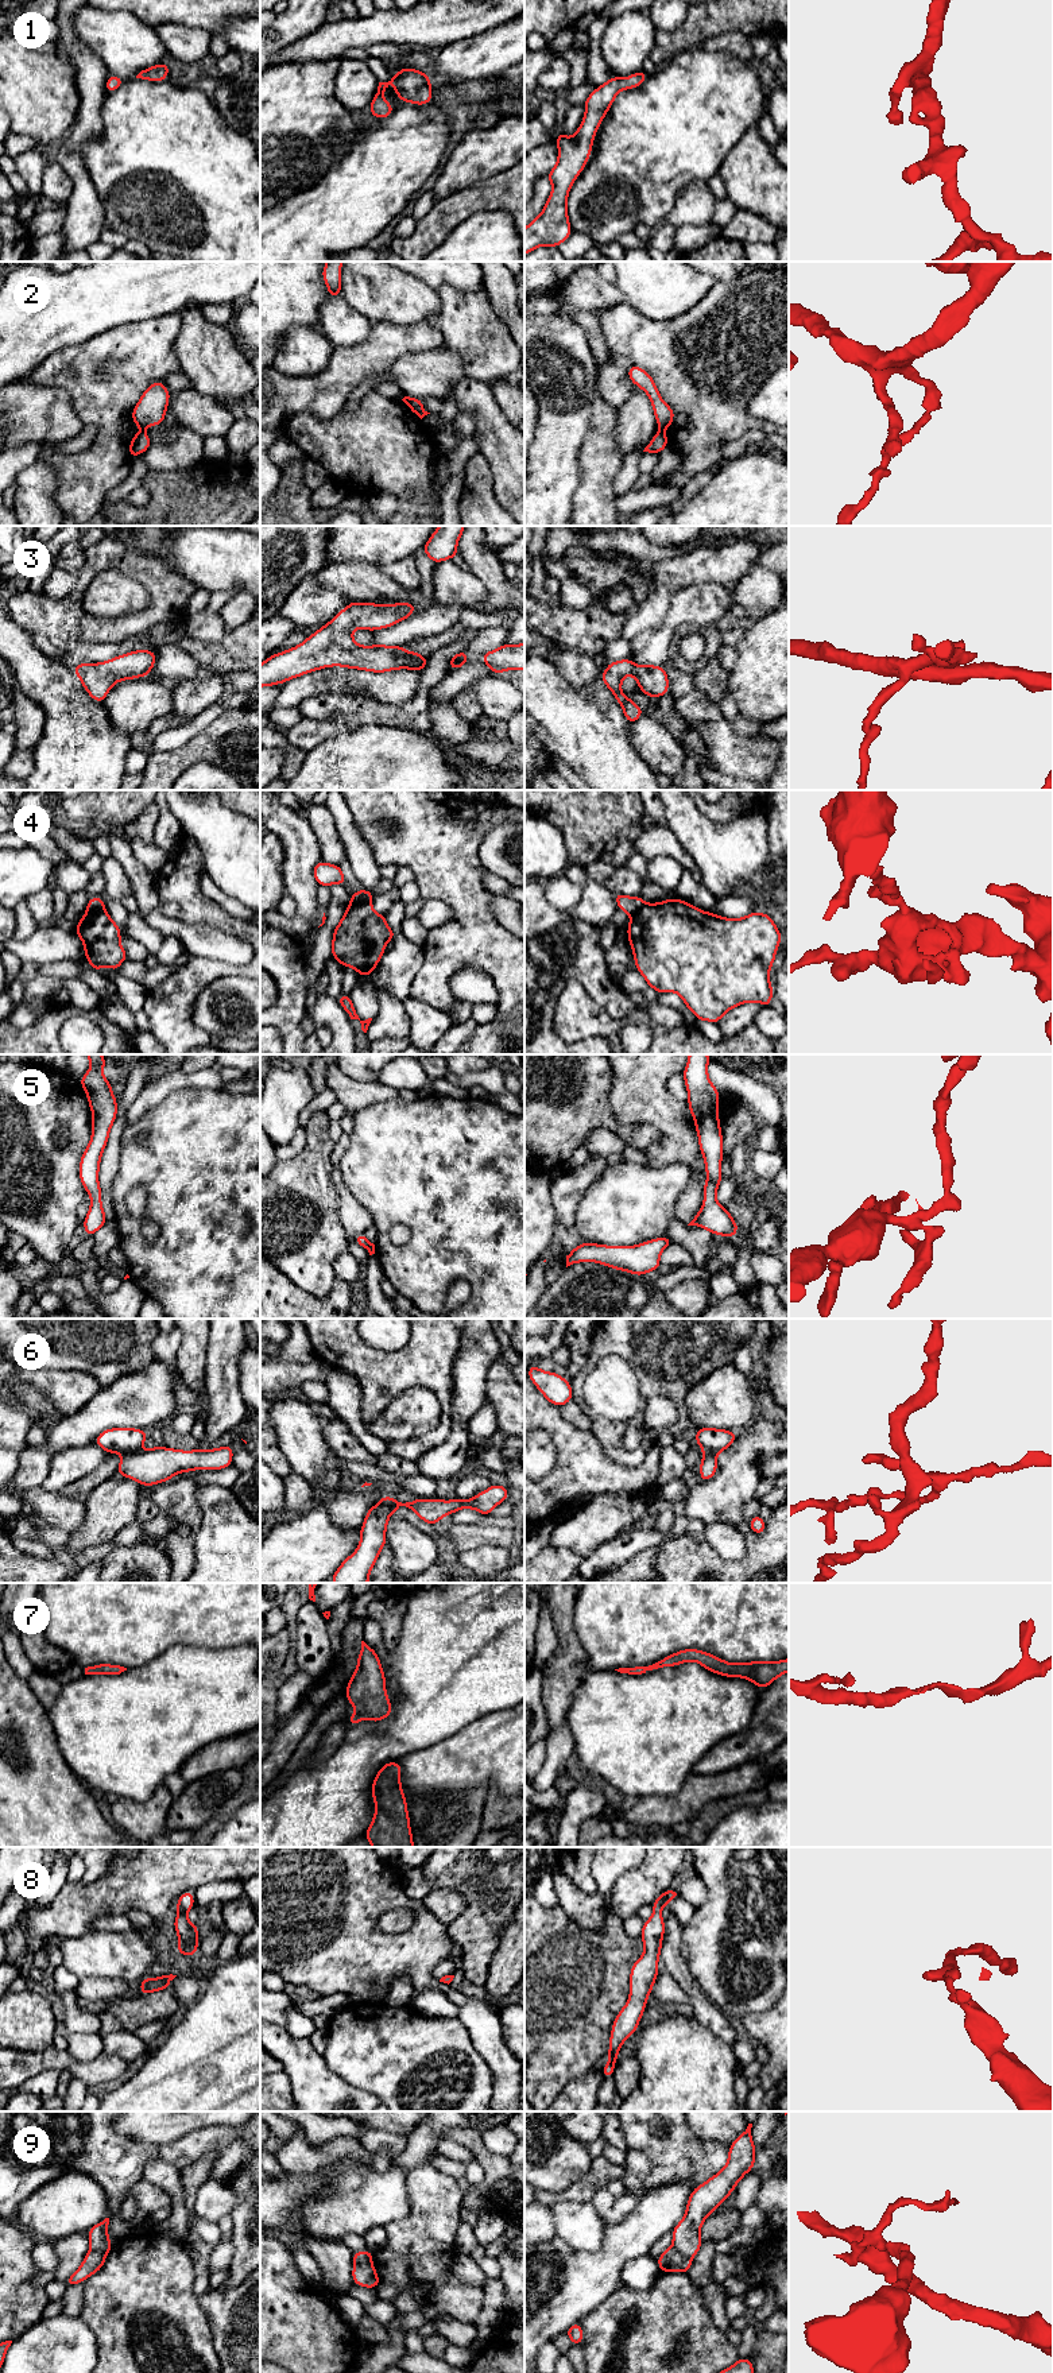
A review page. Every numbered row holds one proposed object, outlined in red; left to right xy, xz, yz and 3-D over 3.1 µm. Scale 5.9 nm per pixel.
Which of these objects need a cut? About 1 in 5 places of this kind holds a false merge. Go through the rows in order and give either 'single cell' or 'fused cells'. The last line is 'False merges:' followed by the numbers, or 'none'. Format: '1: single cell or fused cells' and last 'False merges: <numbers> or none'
1: single cell
2: fused cells
3: single cell
4: fused cells
5: single cell
6: fused cells
7: single cell
8: single cell
9: fused cells
False merges: 2, 4, 6, 9

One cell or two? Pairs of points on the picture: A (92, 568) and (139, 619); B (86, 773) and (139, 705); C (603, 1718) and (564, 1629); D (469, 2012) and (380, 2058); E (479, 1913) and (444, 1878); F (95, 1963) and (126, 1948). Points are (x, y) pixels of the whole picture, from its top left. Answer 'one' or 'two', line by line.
A: one
B: two
C: two
D: two
E: one
F: one

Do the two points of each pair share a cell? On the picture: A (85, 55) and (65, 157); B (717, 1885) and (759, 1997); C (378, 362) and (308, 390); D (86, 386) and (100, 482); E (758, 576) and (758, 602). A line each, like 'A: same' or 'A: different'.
A: same
B: same
C: same
D: same
E: same

